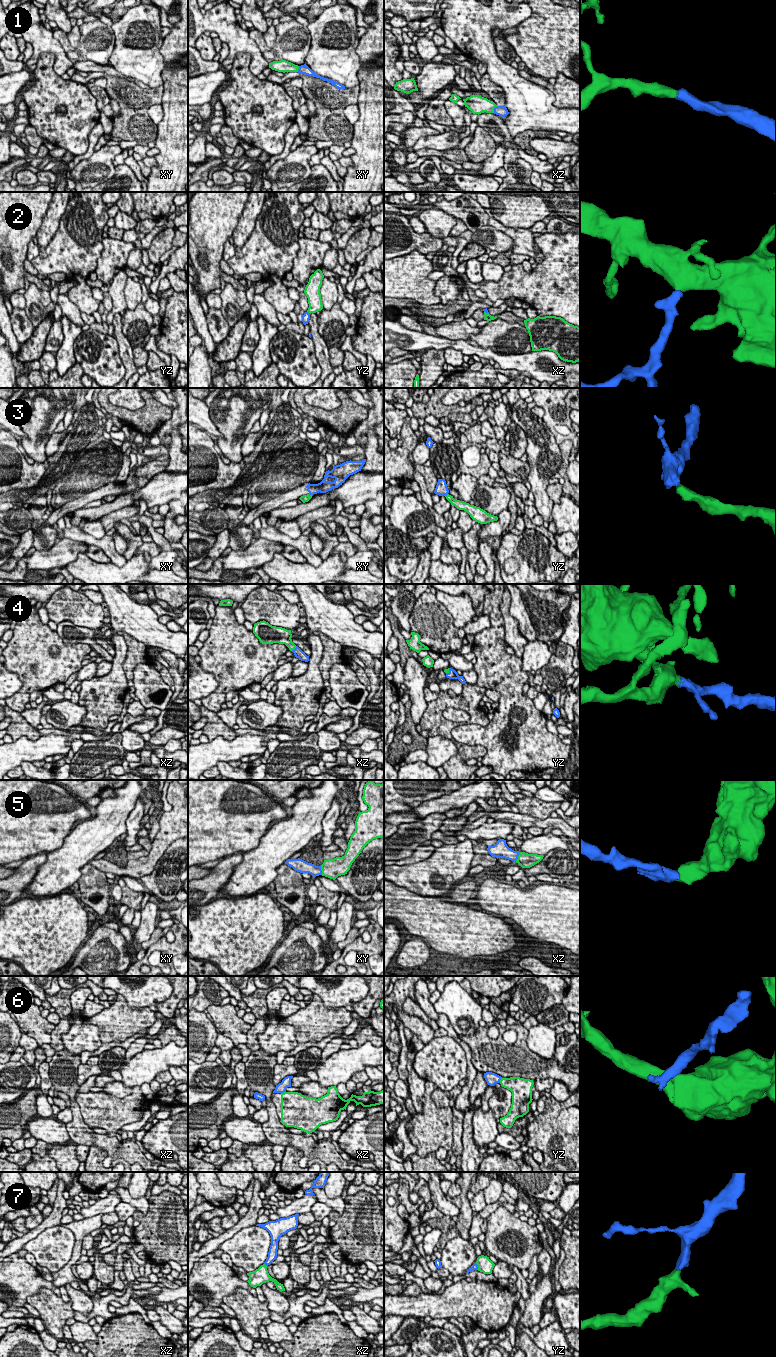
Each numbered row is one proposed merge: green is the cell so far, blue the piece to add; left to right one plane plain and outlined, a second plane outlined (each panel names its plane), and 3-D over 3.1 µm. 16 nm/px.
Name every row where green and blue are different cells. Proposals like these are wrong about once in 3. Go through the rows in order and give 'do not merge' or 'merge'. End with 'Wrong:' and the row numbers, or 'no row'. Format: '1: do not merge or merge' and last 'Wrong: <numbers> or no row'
1: merge
2: merge
3: do not merge
4: merge
5: merge
6: merge
7: merge
Wrong: 3

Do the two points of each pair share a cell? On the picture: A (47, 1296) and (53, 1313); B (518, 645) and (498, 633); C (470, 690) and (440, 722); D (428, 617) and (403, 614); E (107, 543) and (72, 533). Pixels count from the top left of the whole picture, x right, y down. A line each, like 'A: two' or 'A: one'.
A: one
B: two
C: one
D: two
E: one

